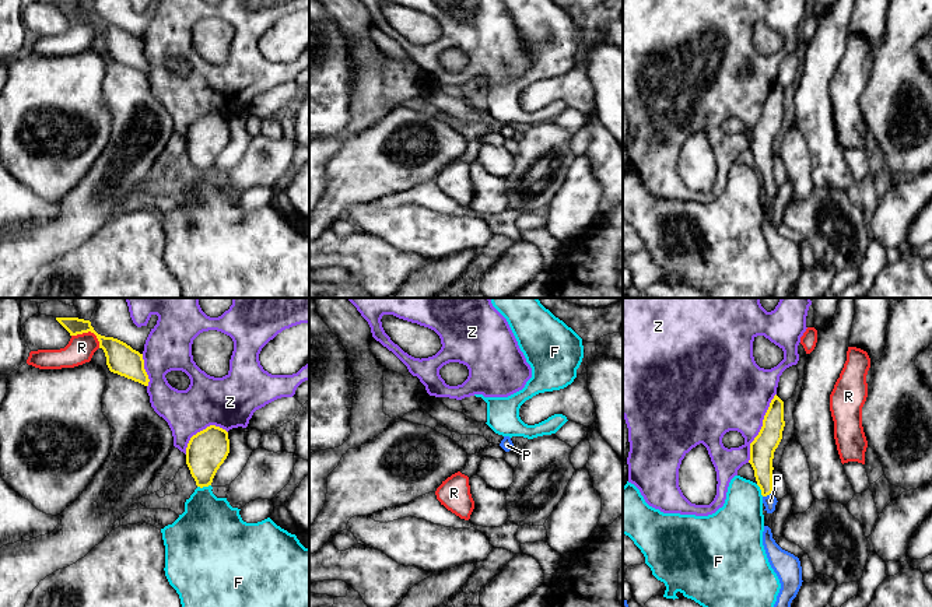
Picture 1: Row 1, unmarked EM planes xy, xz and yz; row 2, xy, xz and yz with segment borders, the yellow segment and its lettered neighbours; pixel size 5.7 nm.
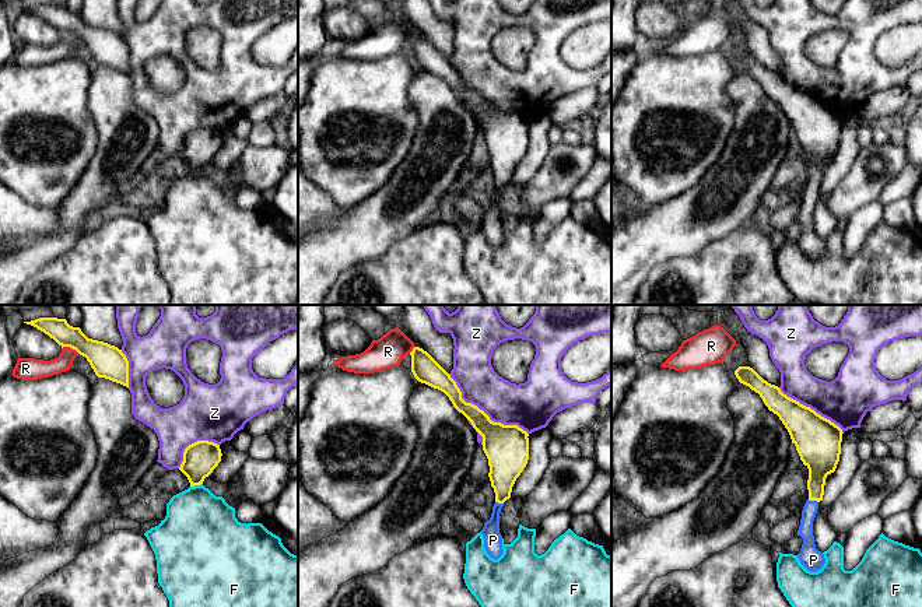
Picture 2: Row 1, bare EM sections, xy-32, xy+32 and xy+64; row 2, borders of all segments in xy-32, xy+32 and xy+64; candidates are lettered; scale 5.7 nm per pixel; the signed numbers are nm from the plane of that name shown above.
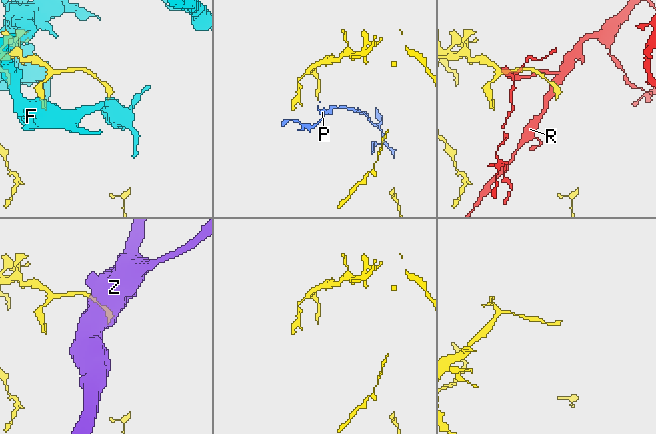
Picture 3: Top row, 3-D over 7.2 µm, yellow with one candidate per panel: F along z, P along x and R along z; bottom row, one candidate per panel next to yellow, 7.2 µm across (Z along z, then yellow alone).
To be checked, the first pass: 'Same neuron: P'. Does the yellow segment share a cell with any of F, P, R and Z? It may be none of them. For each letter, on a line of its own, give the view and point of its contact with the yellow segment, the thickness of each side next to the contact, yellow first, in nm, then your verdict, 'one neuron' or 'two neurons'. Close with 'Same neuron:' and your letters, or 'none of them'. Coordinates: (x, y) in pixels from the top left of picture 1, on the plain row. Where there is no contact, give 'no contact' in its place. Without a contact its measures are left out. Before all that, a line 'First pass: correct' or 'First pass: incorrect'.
First pass: correct
F: xy (203, 172) | 220/360 nm | two neurons
P: yz (767, 181) | 140/80 nm | one neuron
R: xy (90, 17) | 180/160 nm | two neurons
Z: yz (761, 115) | 140/420 nm | two neurons
Same neuron: P

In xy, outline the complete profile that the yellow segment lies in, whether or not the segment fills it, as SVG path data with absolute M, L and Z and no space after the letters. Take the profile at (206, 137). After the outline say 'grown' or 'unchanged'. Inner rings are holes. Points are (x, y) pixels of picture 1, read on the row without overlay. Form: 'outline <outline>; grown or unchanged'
outline M210 112L190 124L186 134L186 151L197 173L211 172L228 140L228 119L220 113Z; unchanged

